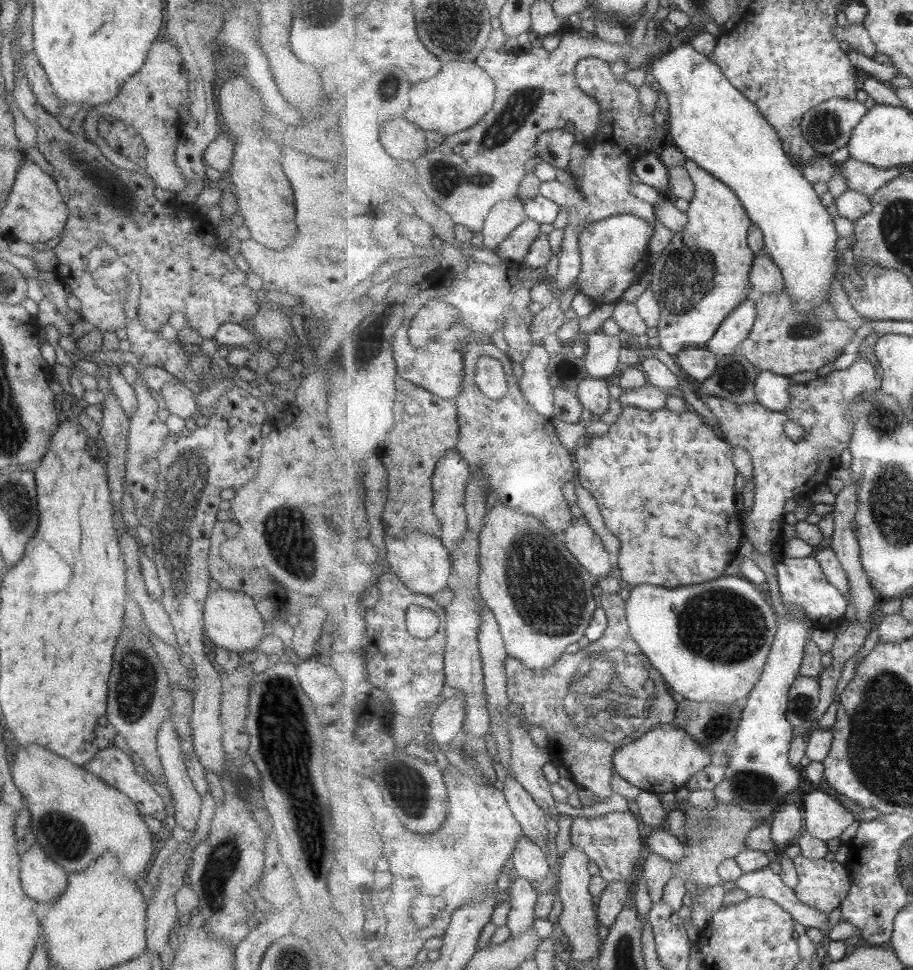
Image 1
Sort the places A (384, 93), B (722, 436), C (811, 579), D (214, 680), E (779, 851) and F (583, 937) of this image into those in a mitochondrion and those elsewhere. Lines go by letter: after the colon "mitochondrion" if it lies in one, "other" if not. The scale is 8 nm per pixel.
A: mitochondrion
B: other
C: other
D: other
E: other
F: other

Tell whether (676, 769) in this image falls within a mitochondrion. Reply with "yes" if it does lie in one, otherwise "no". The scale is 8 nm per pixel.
no

